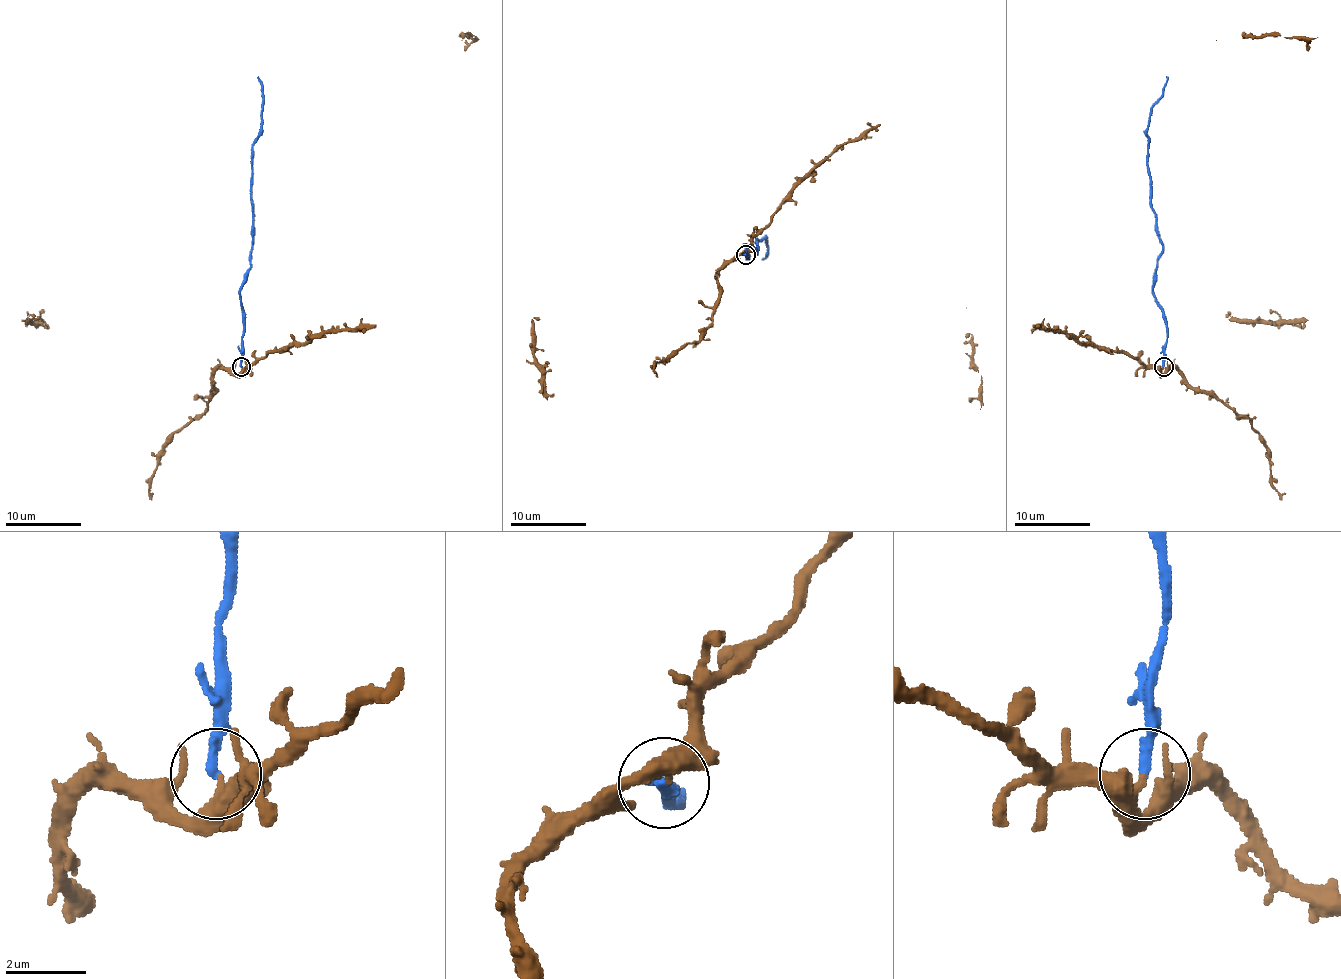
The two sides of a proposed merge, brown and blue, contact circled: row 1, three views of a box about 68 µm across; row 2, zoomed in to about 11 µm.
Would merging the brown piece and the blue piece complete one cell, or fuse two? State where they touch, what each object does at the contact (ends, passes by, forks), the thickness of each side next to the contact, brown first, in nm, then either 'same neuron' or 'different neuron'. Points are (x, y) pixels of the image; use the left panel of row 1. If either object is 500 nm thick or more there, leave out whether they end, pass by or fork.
(241, 366) | brown passes by | blue ends | 280/240 nm | different neuron

